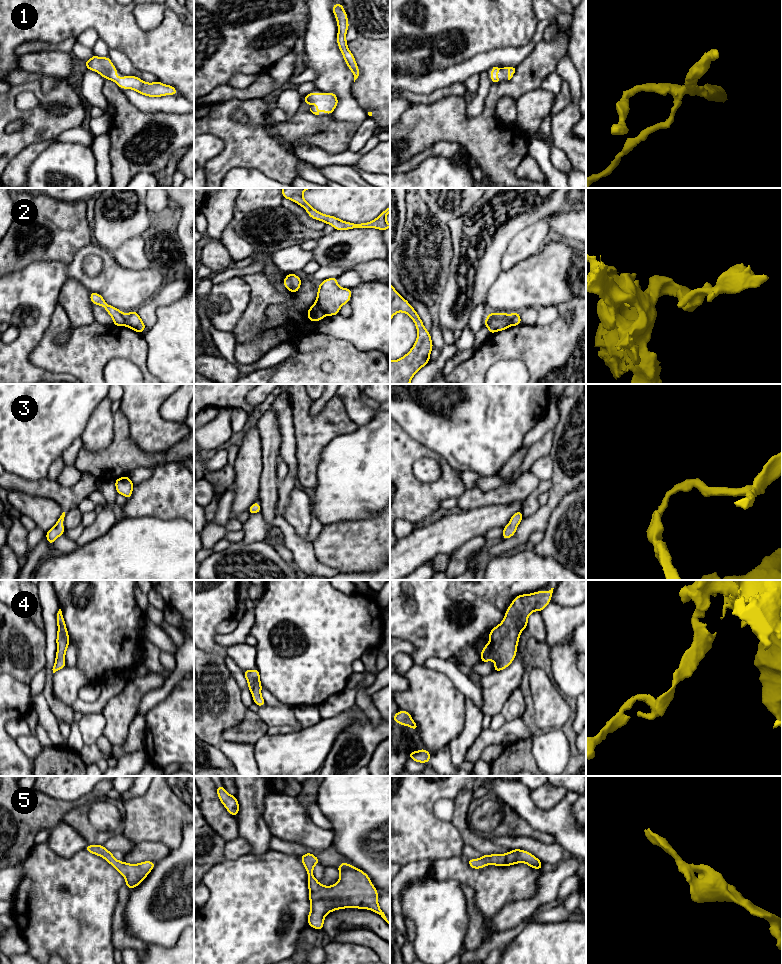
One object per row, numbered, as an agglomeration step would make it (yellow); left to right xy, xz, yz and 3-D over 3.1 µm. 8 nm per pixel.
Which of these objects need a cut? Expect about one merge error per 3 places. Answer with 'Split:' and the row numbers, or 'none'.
Split: 2

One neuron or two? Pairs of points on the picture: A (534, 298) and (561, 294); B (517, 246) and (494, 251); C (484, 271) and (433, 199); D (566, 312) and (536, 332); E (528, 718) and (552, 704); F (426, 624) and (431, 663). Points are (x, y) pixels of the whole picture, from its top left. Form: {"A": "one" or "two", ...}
{"A": "one", "B": "two", "C": "two", "D": "one", "E": "two", "F": "two"}

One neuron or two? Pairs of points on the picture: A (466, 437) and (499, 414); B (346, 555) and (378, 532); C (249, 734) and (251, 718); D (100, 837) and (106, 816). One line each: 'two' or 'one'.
A: one
B: one
C: one
D: one

